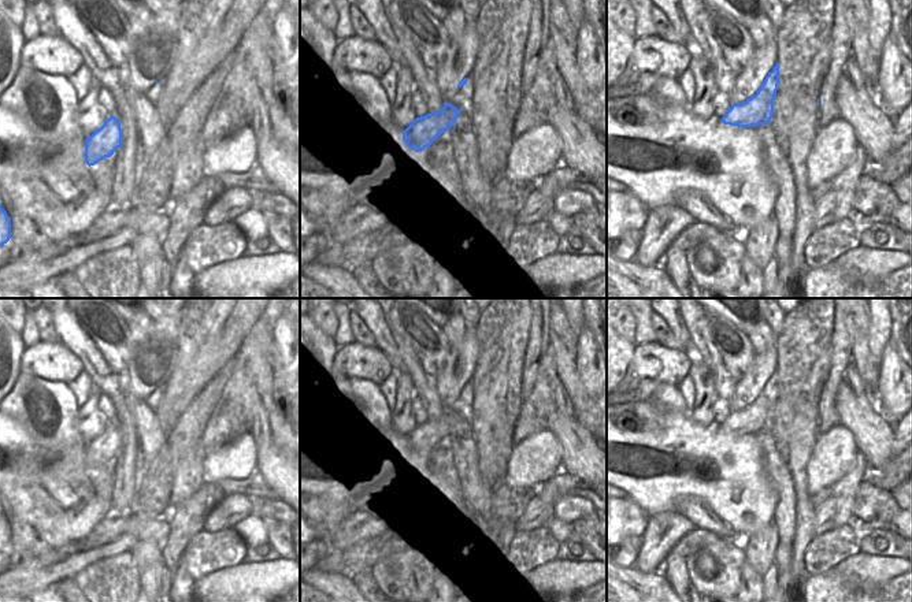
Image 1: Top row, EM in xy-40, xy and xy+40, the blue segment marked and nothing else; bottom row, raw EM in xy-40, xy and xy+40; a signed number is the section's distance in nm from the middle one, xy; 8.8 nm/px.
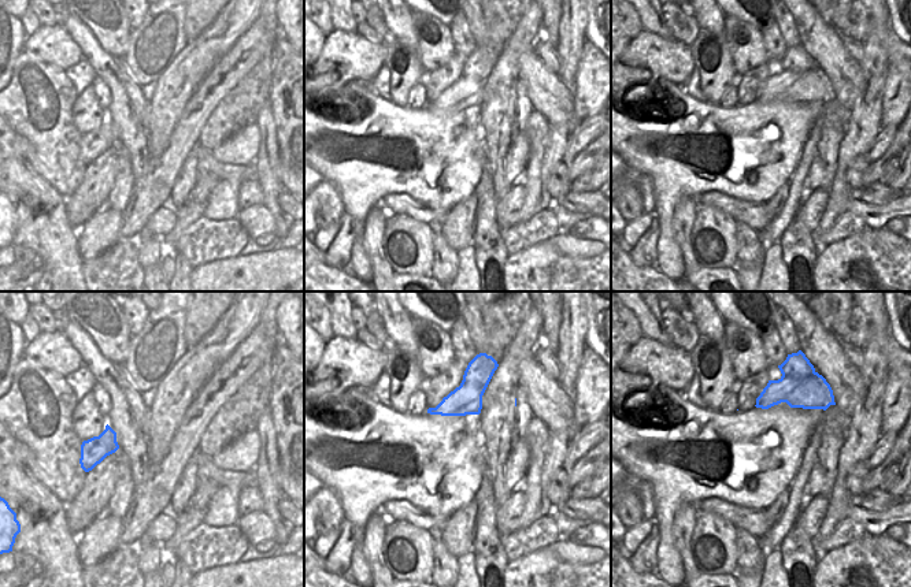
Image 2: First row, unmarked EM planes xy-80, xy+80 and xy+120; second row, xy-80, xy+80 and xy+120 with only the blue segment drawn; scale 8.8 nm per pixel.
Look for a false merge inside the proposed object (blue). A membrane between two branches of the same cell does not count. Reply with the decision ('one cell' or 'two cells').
one cell

